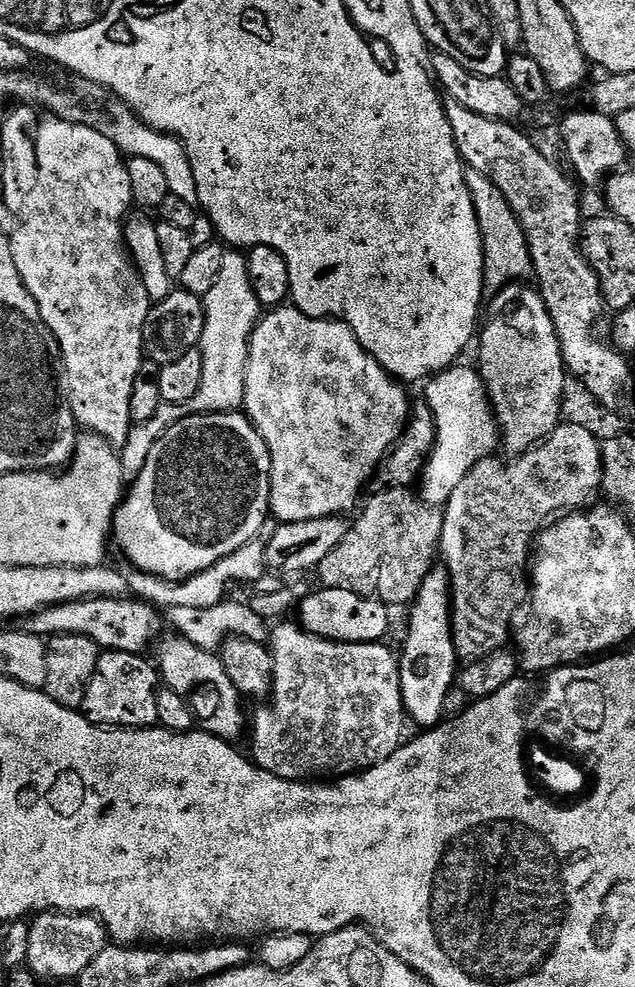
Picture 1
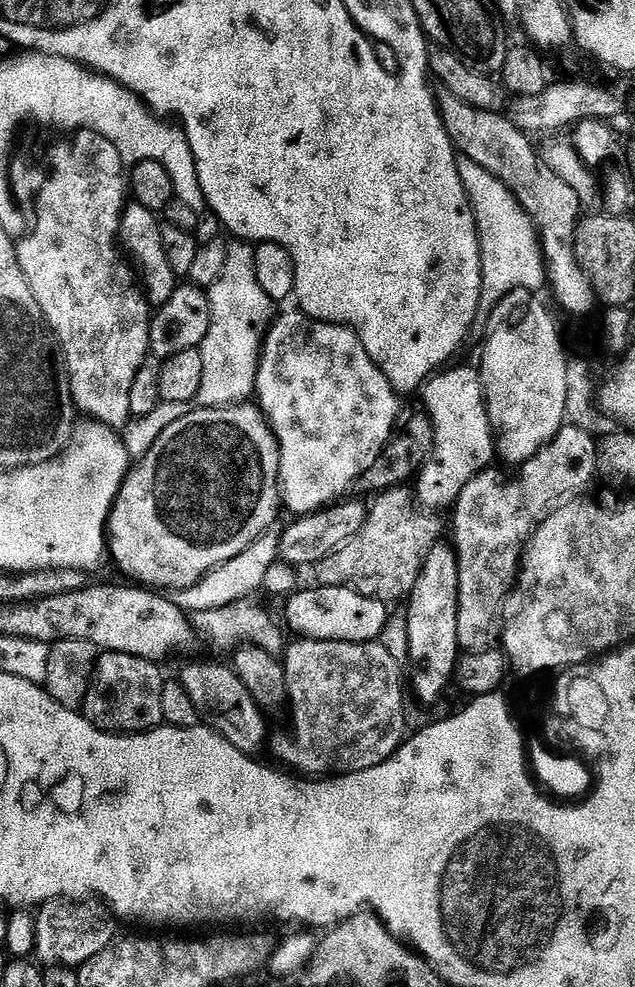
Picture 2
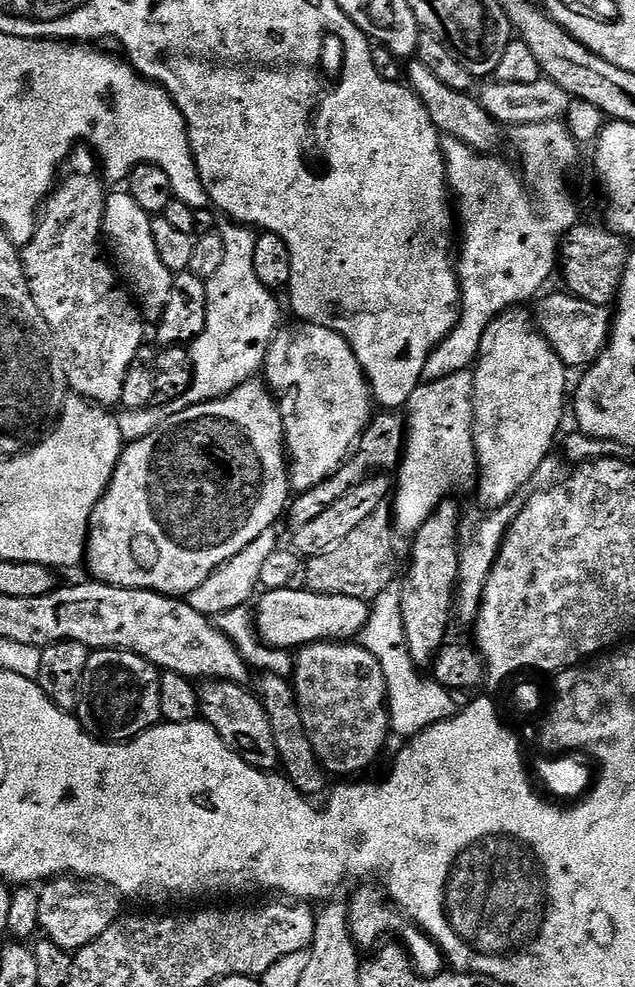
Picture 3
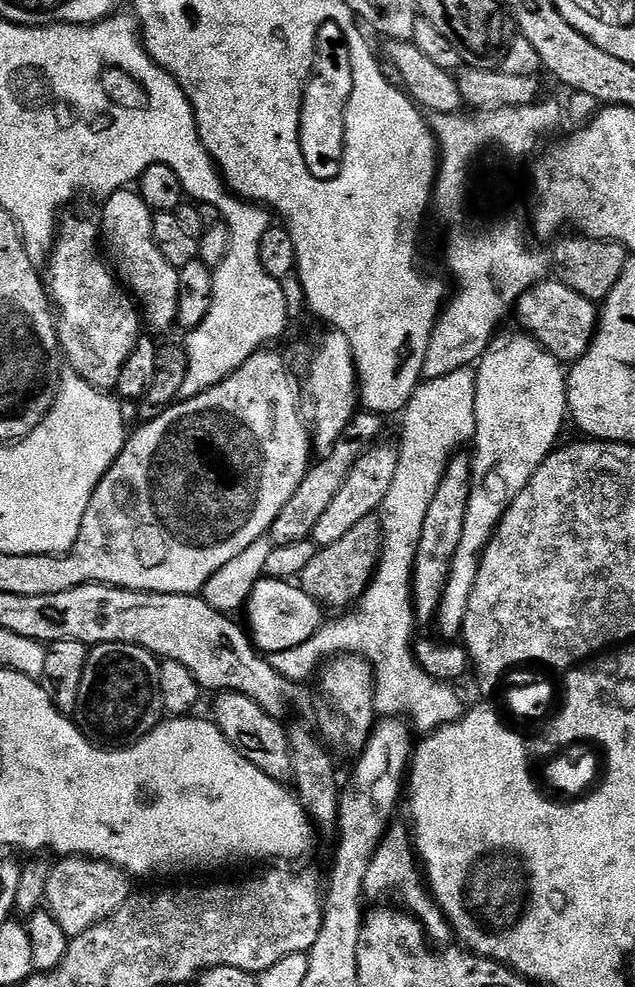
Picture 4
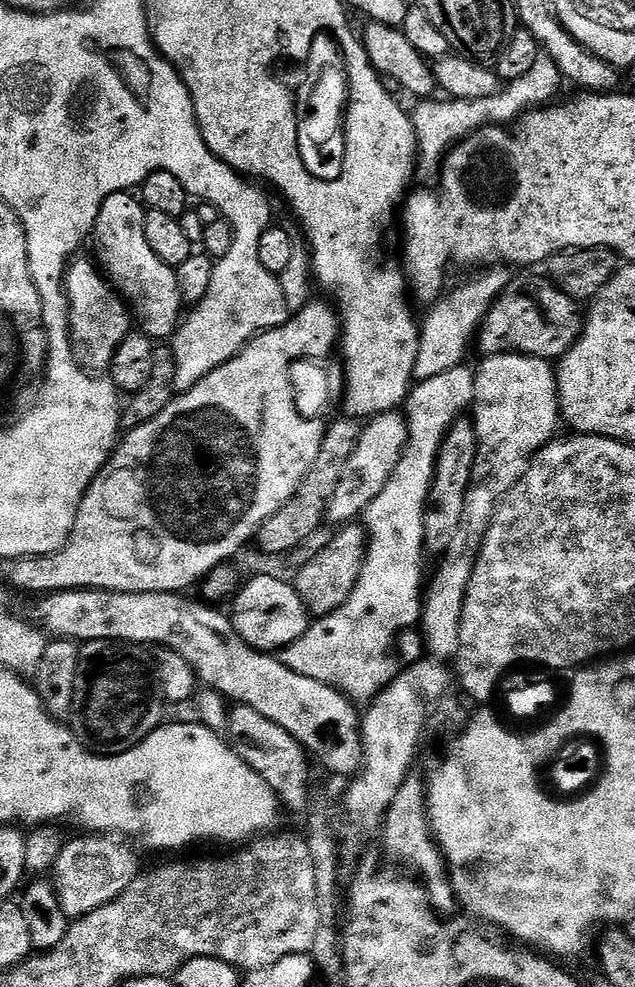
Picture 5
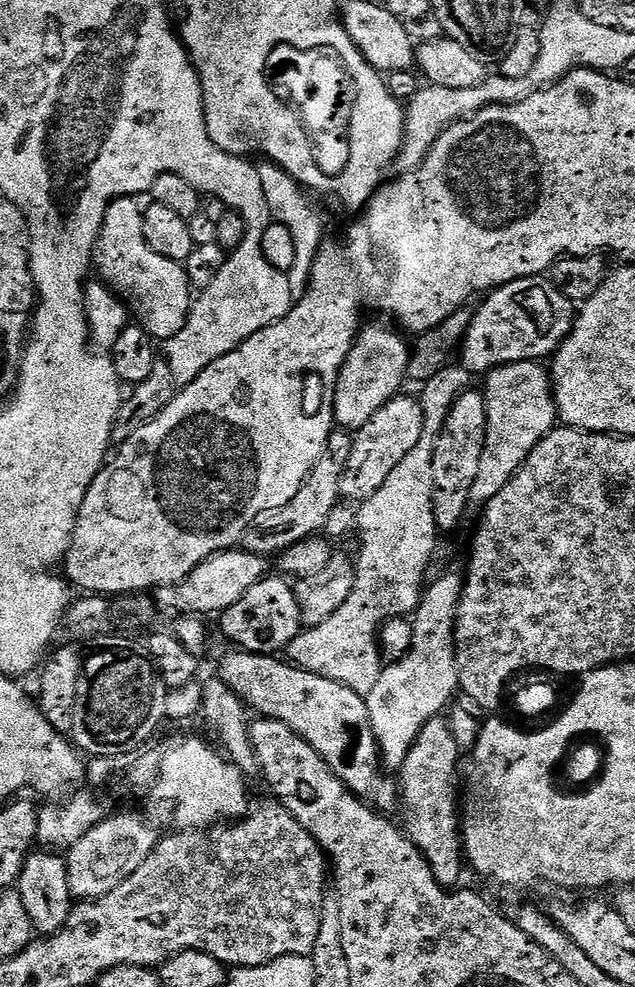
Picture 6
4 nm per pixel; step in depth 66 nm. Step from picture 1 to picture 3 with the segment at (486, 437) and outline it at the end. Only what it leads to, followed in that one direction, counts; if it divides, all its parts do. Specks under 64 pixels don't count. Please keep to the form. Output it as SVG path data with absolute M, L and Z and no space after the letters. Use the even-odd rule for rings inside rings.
M471 371L438 378L438 382L421 383L406 405L406 447L398 469L400 481L394 484L394 527L401 537L415 537L416 531L434 514L441 502L453 495L459 484L475 477L478 472L478 437L476 435L475 375Z

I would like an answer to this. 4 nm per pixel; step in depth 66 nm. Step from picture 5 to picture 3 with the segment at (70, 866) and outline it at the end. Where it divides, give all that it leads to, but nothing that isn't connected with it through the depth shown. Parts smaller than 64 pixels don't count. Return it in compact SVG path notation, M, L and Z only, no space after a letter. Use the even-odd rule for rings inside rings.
M69 875L57 876L47 881L39 889L39 894L40 932L73 954L106 934L106 930L110 930L112 923L122 915L120 893L109 884L101 884L99 880L73 878Z

